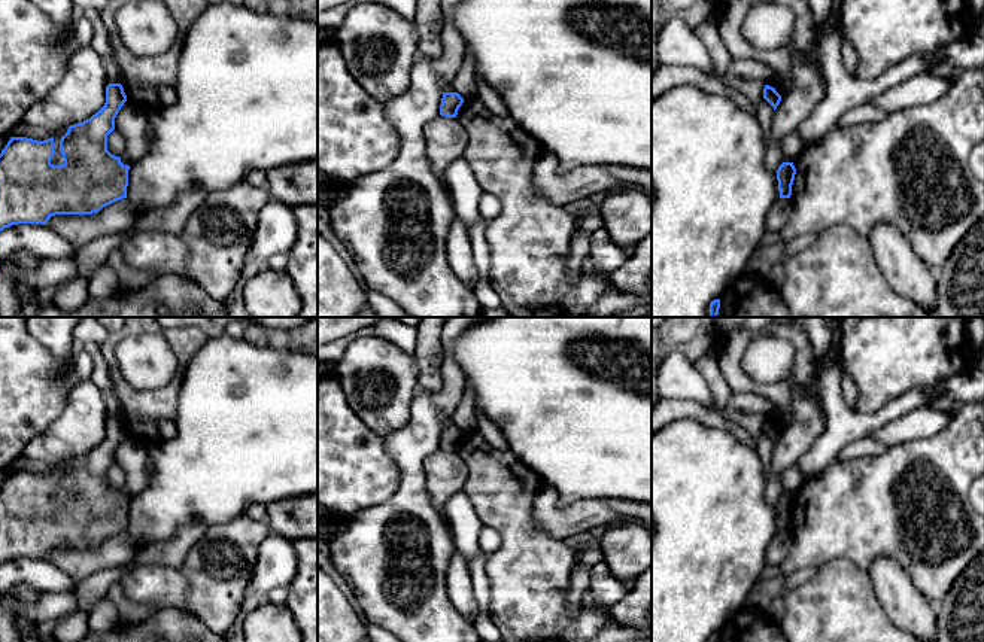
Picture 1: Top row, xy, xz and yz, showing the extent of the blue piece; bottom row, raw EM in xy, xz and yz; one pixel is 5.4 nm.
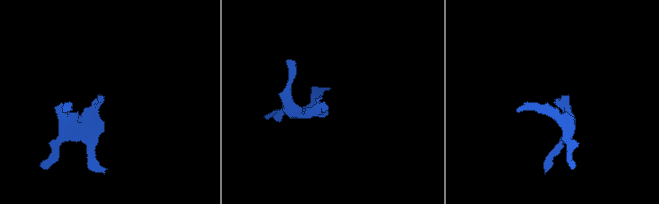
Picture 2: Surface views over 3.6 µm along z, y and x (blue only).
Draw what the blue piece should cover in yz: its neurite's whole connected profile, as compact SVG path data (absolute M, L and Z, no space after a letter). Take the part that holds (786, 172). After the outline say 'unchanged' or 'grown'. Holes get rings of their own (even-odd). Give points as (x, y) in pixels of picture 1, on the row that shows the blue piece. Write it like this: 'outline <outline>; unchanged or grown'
outline M783 162L777 170L780 198L790 198L796 168L793 162Z; unchanged

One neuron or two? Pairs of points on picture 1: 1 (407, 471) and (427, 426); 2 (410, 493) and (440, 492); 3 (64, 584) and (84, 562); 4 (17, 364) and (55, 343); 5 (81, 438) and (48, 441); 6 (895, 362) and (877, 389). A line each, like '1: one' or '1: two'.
1: one
2: two
3: two
4: two
5: one
6: one

